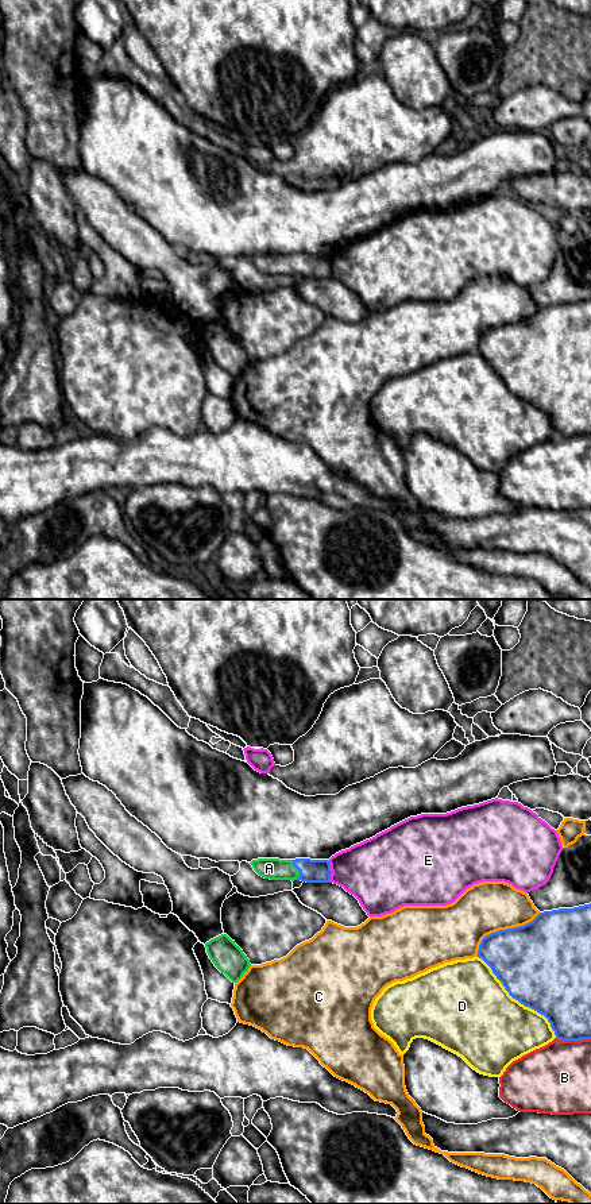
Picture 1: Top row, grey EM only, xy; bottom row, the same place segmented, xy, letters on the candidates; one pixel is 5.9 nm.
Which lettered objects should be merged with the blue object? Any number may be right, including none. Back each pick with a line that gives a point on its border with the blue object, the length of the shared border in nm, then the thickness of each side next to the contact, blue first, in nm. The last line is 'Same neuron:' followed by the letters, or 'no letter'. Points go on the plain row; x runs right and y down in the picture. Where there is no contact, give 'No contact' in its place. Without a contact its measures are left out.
A: Touches blue at xy (297, 263). Shared border 120 nm. Thickness 140 nm (blue) against 130 nm
Same neuron: A

